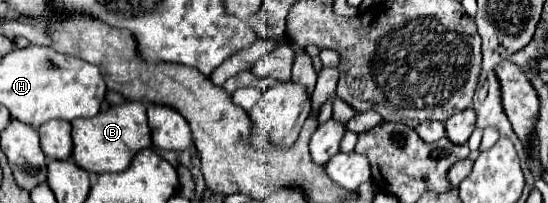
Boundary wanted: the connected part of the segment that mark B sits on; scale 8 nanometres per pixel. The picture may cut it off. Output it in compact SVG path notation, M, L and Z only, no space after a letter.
M125 101L99 111L91 119L75 119L73 125L73 155L71 159L85 171L107 173L125 171L133 155L145 147L151 147L151 129L147 123L147 107L143 101Z

